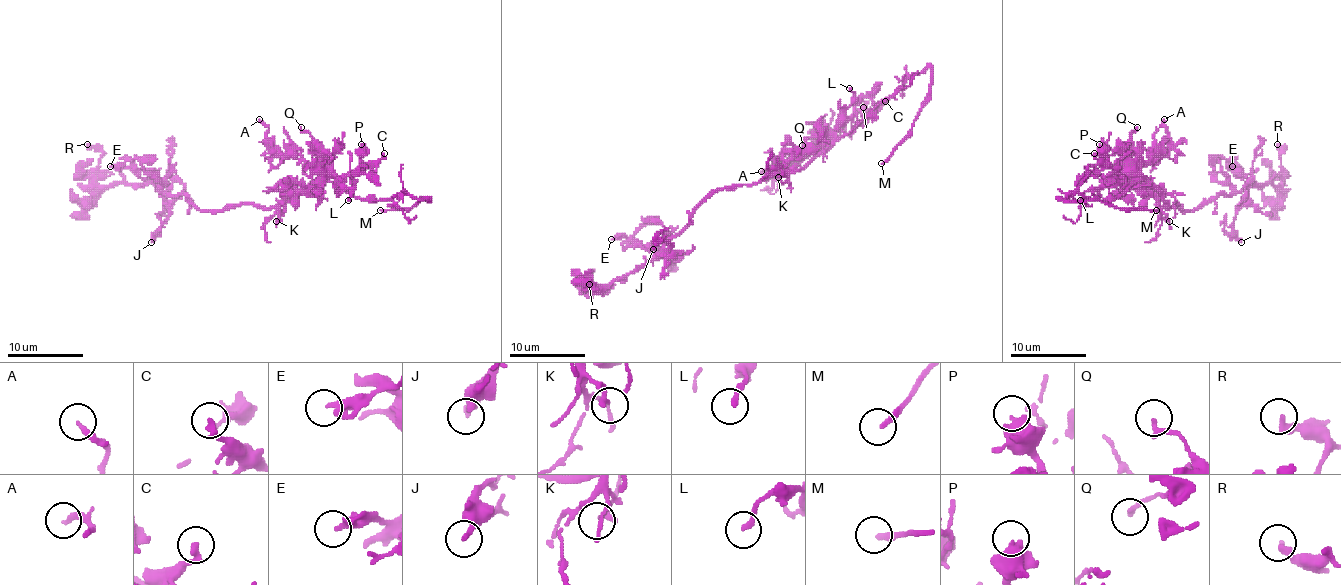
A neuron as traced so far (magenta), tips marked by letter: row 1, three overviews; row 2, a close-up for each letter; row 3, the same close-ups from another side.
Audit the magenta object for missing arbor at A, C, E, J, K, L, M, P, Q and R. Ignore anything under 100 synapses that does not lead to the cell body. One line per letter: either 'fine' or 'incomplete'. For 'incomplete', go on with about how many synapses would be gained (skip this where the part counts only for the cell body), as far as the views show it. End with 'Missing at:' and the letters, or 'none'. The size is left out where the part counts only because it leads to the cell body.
A: fine
C: fine
E: fine
J: fine
K: fine
L: fine
M: incomplete
P: fine
Q: fine
R: fine
Missing at: M

